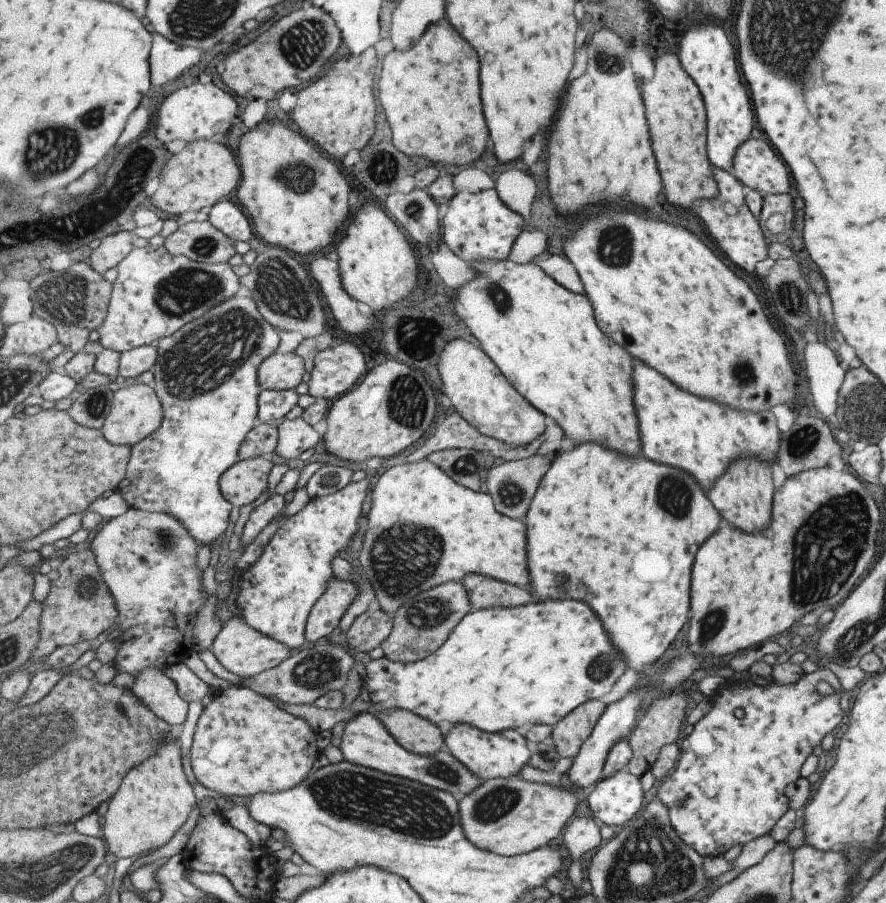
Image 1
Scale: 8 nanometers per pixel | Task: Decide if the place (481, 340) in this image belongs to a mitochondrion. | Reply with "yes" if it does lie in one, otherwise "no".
no

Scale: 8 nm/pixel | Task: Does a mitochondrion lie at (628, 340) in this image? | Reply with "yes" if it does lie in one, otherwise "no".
no

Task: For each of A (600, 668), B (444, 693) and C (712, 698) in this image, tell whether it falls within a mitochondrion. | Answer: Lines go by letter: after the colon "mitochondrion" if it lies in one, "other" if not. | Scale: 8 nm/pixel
A: mitochondrion
B: other
C: other

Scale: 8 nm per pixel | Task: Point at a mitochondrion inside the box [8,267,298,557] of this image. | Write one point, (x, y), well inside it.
(221, 343)

